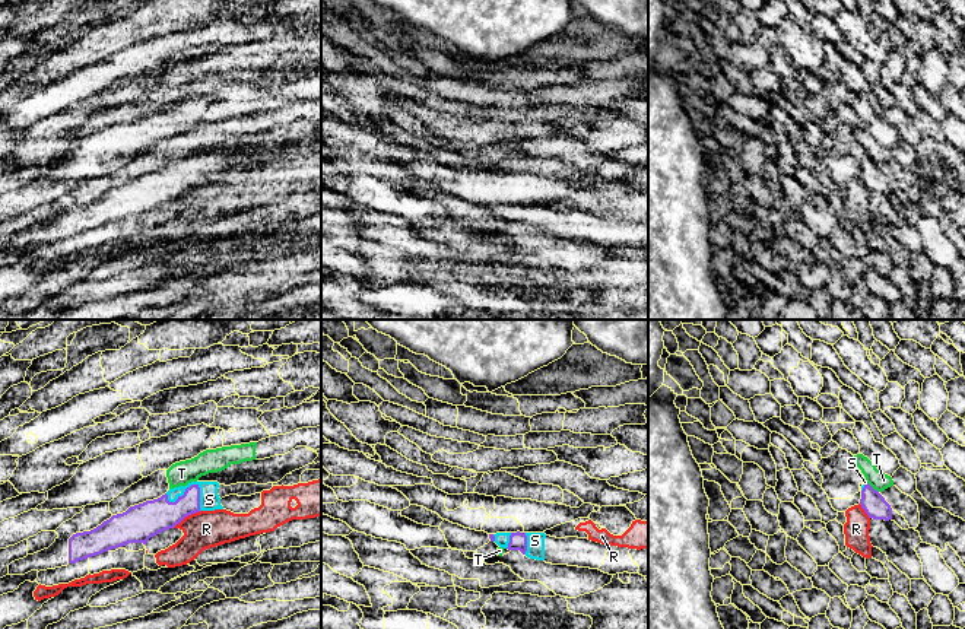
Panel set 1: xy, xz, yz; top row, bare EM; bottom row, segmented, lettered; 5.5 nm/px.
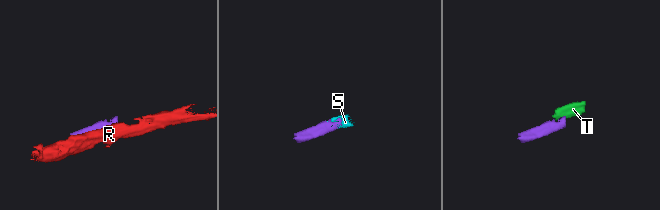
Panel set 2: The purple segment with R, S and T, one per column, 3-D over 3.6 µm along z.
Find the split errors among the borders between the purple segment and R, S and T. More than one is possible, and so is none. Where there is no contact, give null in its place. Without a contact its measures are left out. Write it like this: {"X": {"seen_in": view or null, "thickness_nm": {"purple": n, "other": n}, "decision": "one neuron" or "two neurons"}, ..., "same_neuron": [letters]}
{"R": {"seen_in": "xy", "thickness_nm": {"purple": 200, "other": 200}, "decision": "two neurons"}, "S": {"seen_in": "xy", "thickness_nm": {"purple": 180, "other": 110}, "decision": "one neuron"}, "T": {"seen_in": "yz", "thickness_nm": {"purple": 130, "other": 100}, "decision": "two neurons"}, "same_neuron": ["S"]}

